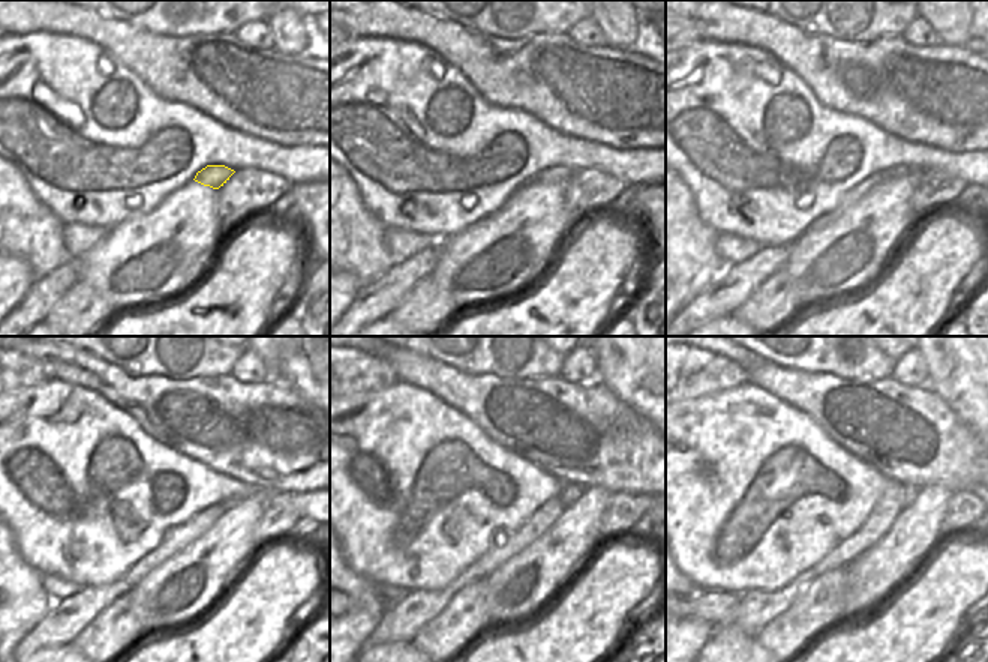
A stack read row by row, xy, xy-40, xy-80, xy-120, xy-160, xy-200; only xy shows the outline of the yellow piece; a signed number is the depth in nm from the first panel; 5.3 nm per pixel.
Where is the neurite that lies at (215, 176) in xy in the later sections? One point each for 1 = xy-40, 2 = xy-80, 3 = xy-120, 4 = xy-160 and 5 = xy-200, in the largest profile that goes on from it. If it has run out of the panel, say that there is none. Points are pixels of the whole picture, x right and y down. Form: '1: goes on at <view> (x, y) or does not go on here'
1: goes on at xy-40 (559, 173)
2: goes on at xy-80 (894, 171)
3: goes on at xy-120 (230, 503)
4: goes on at xy-160 (570, 493)
5: goes on at xy-200 (910, 491)

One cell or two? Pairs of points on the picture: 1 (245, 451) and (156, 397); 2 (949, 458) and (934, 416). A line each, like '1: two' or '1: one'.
1: one
2: one

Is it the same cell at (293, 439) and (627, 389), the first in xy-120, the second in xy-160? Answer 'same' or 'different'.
different

